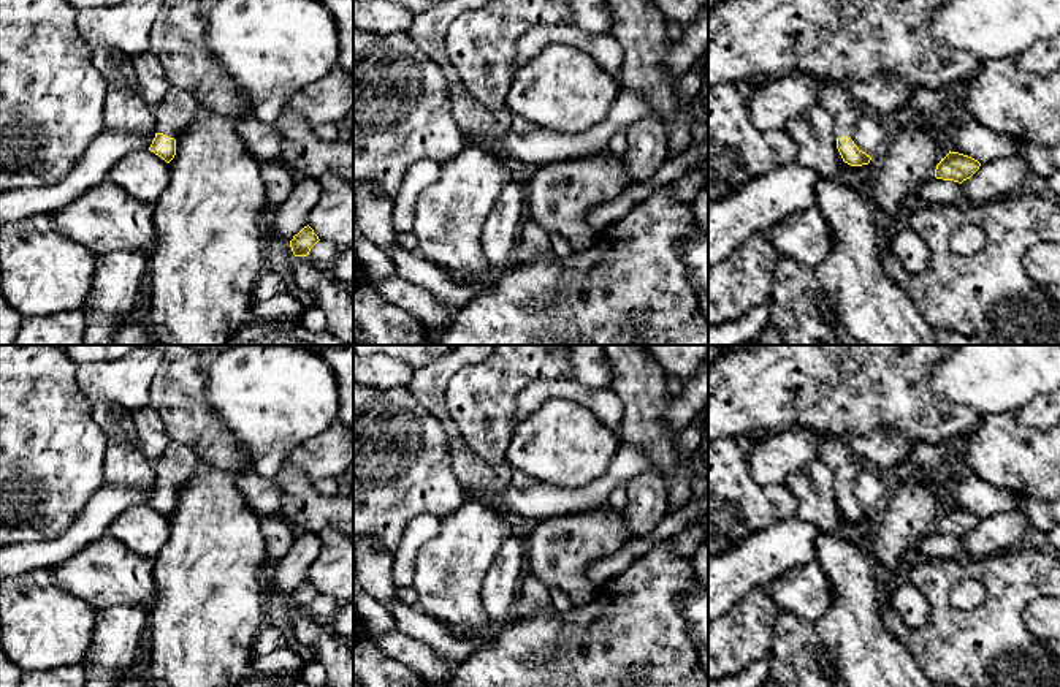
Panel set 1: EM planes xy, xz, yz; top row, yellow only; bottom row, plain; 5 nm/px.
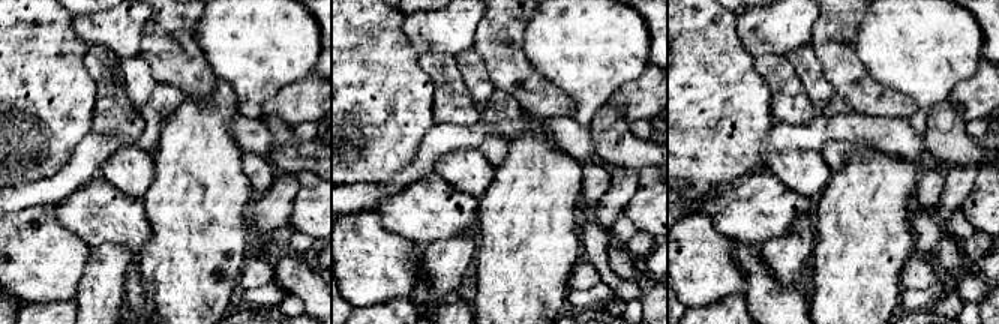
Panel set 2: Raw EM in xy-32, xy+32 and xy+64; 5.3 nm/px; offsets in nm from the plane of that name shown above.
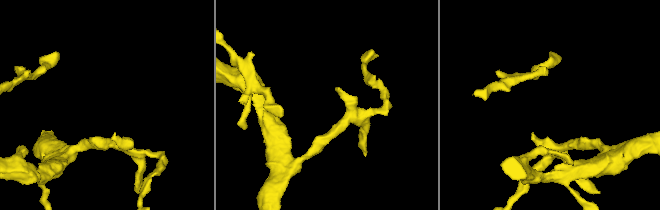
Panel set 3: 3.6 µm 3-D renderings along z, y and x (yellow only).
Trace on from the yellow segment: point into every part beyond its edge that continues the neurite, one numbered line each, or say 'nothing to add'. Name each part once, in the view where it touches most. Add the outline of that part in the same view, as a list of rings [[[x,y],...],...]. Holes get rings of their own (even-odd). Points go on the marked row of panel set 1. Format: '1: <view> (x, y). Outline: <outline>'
1: xy (176, 110). Outline: [[[170,85],[163,100],[152,108],[155,133],[177,139],[177,131],[185,127],[198,108],[196,98],[184,89]]]

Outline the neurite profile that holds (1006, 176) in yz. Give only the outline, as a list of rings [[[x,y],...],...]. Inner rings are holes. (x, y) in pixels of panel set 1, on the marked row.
[[[1017,154],[981,165],[960,187],[967,203],[987,203],[1008,195],[1020,195],[1028,174],[1027,161]]]

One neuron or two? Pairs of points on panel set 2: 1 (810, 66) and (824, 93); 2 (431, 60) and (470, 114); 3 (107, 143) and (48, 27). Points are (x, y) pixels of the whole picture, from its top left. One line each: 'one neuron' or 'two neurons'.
1: one neuron
2: one neuron
3: two neurons

